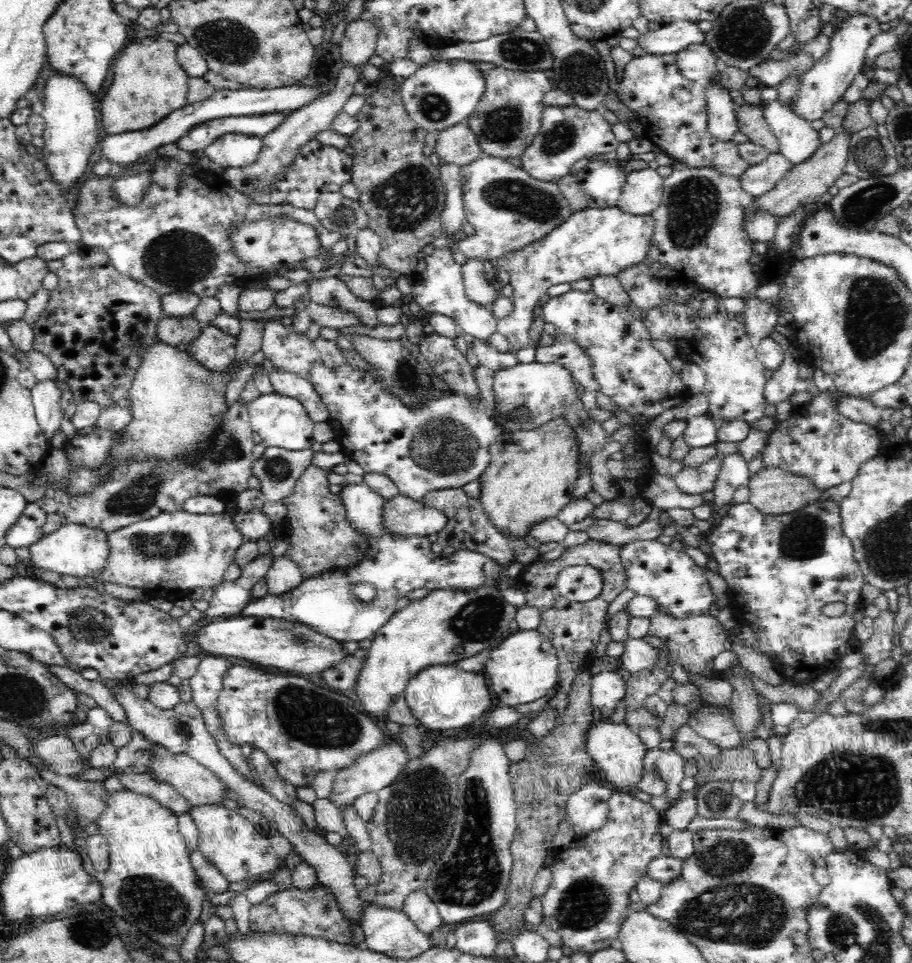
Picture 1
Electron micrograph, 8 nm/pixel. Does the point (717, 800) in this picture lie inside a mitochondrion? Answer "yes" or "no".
yes

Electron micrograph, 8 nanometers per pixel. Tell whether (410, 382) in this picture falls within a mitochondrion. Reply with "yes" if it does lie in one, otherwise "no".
yes

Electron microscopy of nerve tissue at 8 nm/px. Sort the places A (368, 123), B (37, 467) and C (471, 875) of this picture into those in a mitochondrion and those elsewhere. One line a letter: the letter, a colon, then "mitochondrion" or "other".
A: other
B: other
C: mitochondrion

